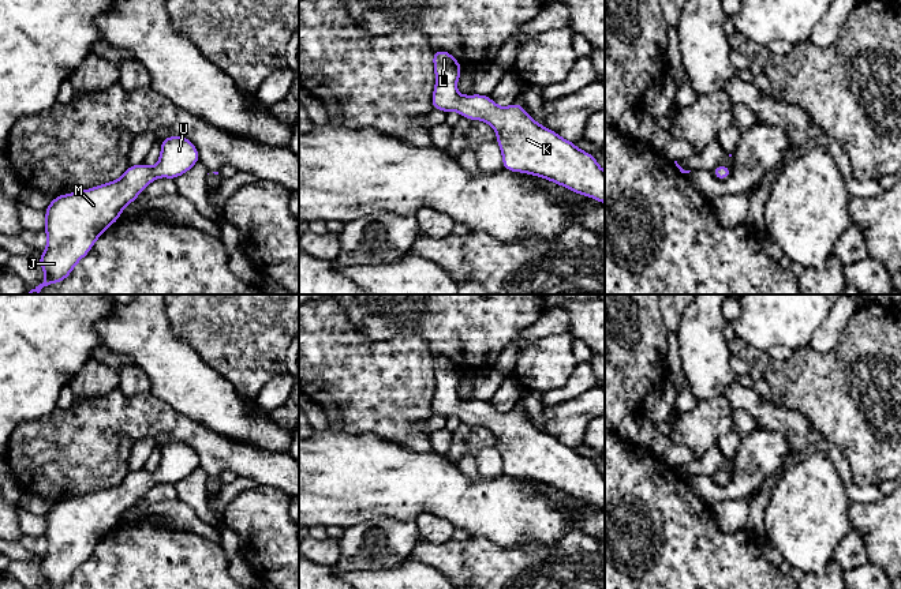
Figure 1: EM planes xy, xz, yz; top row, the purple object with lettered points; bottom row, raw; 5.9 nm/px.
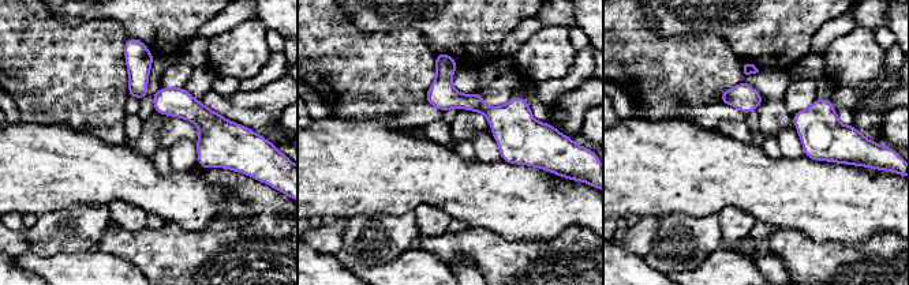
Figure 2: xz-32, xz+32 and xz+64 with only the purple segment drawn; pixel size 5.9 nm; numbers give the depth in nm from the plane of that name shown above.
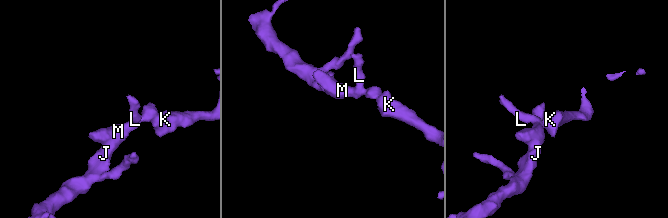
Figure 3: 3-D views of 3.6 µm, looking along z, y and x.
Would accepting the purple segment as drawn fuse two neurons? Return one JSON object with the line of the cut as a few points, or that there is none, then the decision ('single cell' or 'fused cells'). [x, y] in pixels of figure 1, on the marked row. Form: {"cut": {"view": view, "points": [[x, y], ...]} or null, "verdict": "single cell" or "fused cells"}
{"cut": null, "verdict": "single cell"}

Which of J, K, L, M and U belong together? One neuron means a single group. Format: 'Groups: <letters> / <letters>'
Groups: J K L M U

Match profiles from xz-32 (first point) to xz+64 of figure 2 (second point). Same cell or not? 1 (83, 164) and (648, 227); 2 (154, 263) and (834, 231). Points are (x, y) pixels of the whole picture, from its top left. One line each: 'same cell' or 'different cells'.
1: different cells
2: different cells

